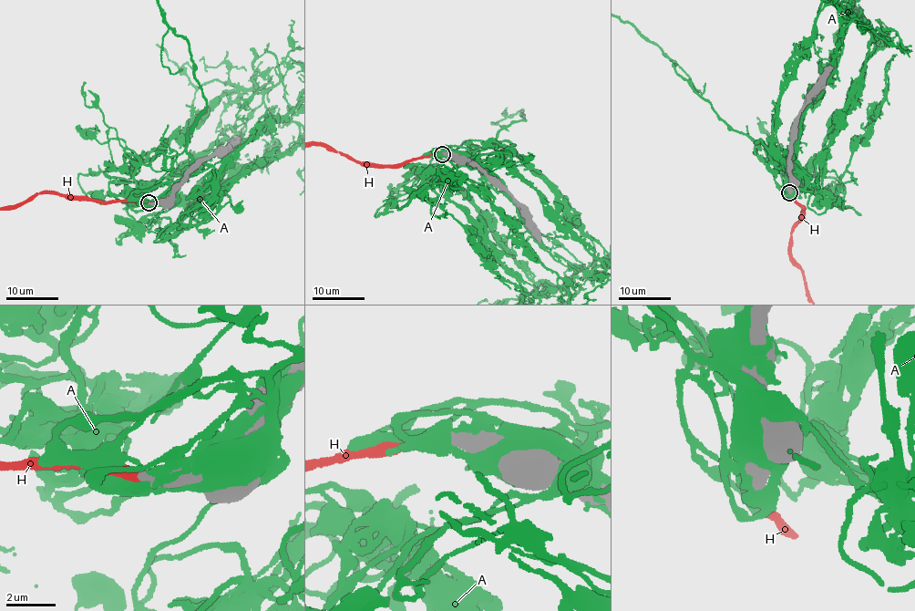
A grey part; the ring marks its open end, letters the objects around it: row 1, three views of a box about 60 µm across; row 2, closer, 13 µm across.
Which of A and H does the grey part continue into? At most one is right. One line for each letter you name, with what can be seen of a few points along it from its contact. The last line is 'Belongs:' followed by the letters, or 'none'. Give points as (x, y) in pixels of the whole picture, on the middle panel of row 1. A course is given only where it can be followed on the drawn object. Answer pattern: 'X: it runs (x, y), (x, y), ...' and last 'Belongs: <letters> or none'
Belongs: H

